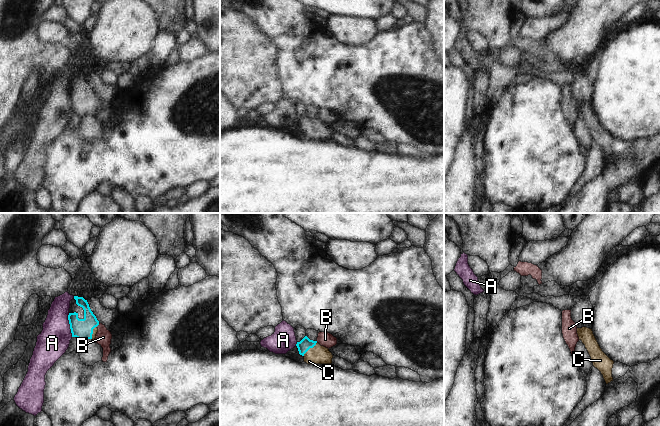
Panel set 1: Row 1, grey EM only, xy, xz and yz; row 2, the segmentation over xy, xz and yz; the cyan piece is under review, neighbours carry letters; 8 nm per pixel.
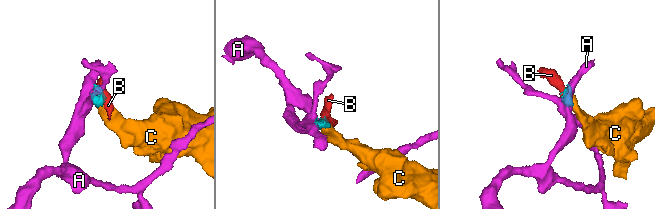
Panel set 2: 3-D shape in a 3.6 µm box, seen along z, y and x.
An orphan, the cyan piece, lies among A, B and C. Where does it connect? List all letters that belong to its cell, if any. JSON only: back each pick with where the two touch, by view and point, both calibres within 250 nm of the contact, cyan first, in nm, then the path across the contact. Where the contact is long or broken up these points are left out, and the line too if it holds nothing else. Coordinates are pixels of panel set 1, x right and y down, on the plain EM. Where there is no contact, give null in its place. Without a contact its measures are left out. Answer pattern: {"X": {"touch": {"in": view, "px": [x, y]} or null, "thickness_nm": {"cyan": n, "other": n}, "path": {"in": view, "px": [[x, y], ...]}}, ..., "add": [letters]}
{"C": {"touch": {"in": "xz", "px": [310, 123]}, "thickness_nm": {"cyan": 100, "other": 150}, "path": {"in": "xz", "px": [[305, 120], [310, 123], [318, 130]]}}, "add": ["C"]}

